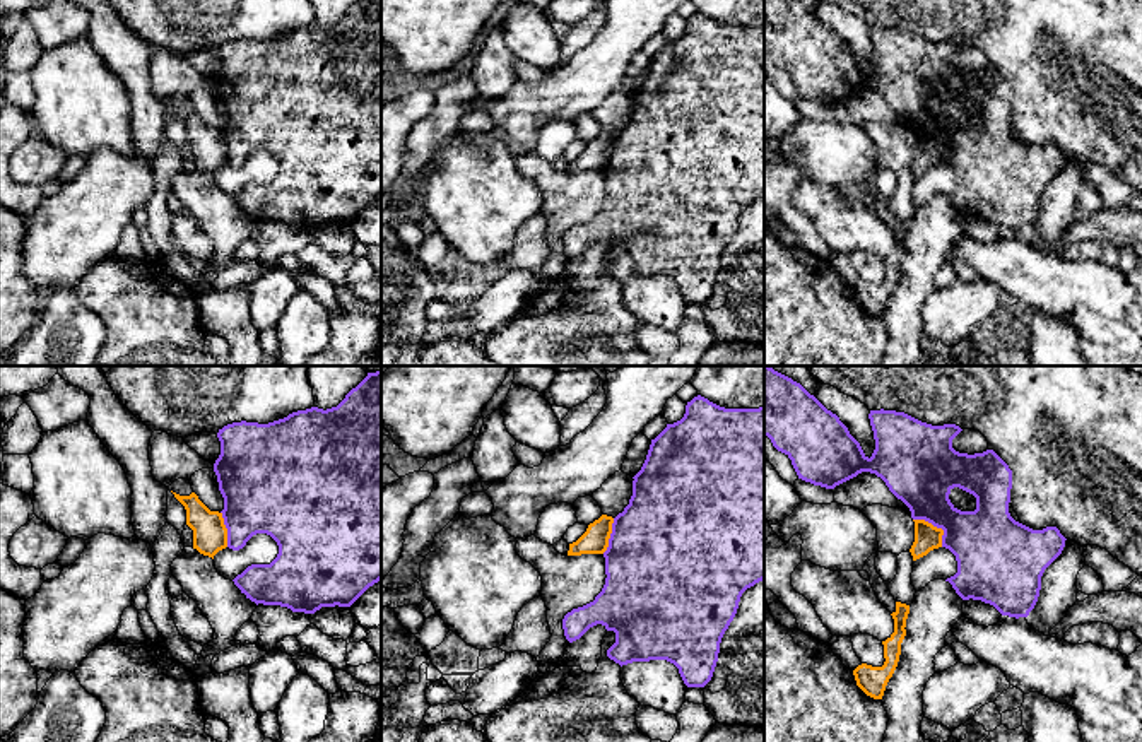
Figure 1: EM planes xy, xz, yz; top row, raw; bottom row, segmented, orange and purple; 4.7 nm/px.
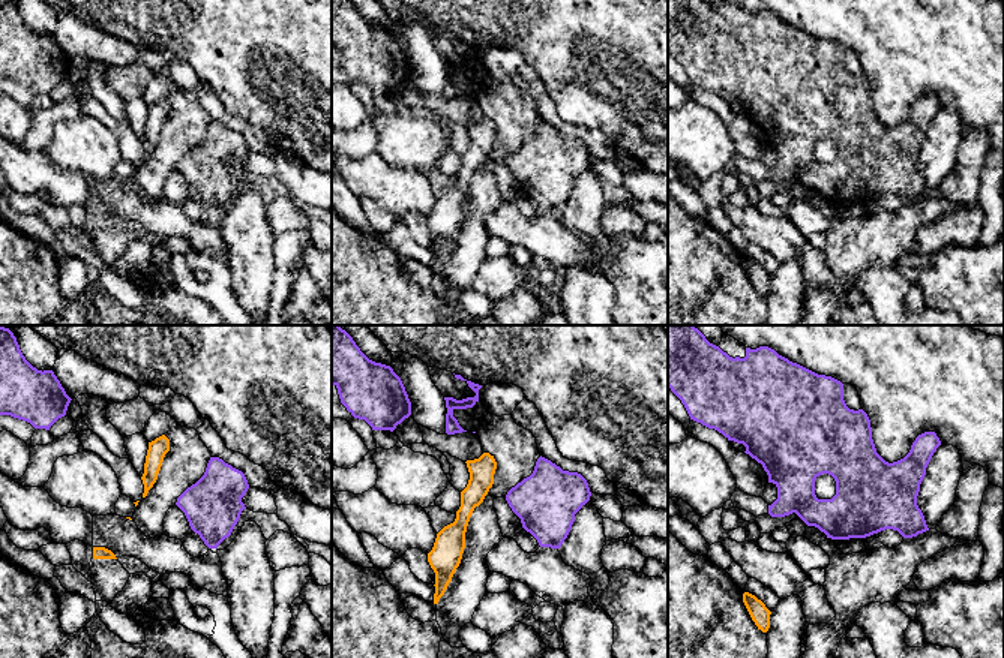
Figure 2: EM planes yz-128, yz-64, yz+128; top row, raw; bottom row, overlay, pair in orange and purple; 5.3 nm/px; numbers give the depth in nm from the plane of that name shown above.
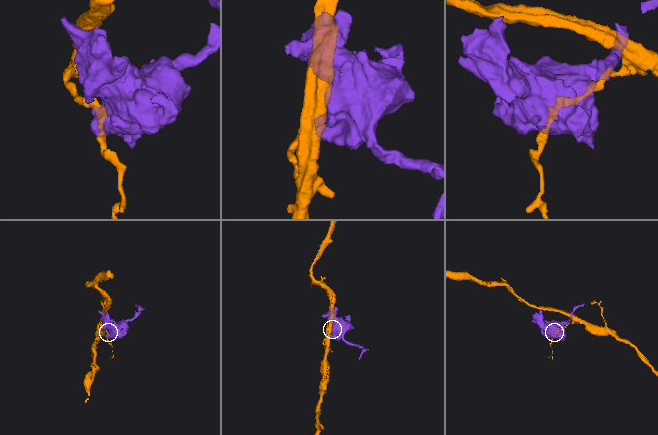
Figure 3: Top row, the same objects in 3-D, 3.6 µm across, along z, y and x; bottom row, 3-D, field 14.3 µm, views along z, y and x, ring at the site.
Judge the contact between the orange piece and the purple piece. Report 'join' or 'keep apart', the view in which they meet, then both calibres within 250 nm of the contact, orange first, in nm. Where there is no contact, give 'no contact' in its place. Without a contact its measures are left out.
keep apart; meets orange in yz; 130 nm thick on the orange side, 320 nm on the other

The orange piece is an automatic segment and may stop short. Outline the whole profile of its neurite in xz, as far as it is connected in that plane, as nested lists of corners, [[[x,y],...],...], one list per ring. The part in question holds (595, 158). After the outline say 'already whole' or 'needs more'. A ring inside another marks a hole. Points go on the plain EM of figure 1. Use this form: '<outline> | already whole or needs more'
[[[602,132],[588,142],[586,149],[573,161],[569,161],[568,173],[603,171],[609,164],[614,135]]] | already whole

